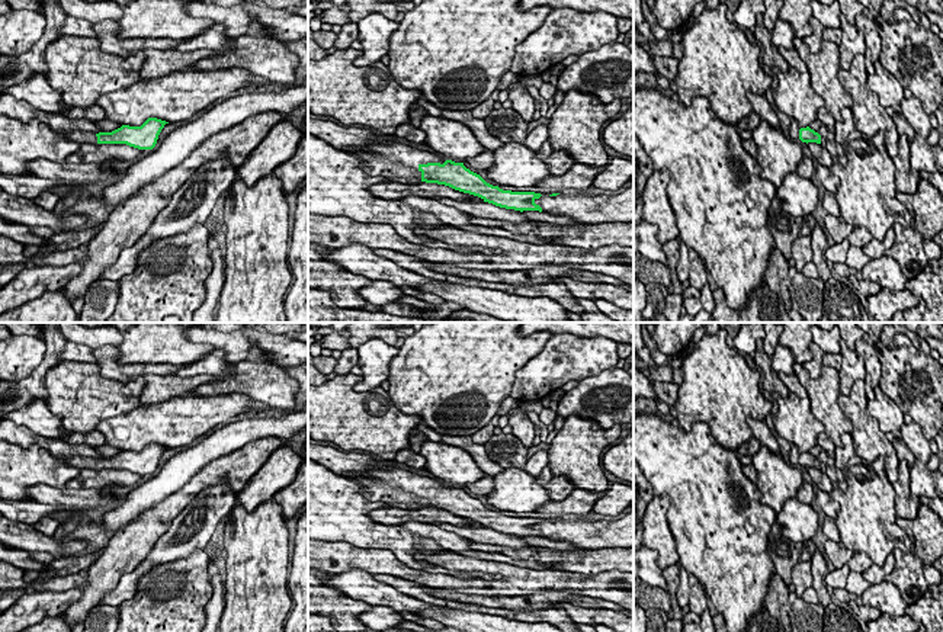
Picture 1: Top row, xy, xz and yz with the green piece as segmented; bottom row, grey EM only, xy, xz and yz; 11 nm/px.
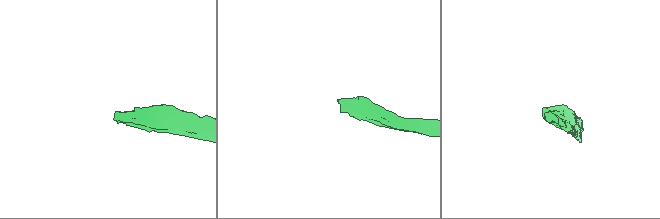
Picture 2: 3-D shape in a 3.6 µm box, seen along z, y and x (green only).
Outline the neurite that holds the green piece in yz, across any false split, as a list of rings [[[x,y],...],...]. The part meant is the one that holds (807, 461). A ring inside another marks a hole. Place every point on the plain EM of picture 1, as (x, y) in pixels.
[[[790,445],[790,455],[789,461],[792,465],[801,465],[802,468],[817,468],[821,469],[821,461],[811,455],[809,452],[806,453],[799,453],[798,447],[795,445]]]

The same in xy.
[[[148,443],[141,452],[122,450],[112,458],[73,456],[64,461],[77,469],[126,469],[138,475],[153,475],[166,449],[169,447]]]

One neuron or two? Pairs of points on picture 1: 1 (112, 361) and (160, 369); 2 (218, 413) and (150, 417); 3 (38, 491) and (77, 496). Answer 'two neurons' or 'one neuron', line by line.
1: one neuron
2: one neuron
3: one neuron

